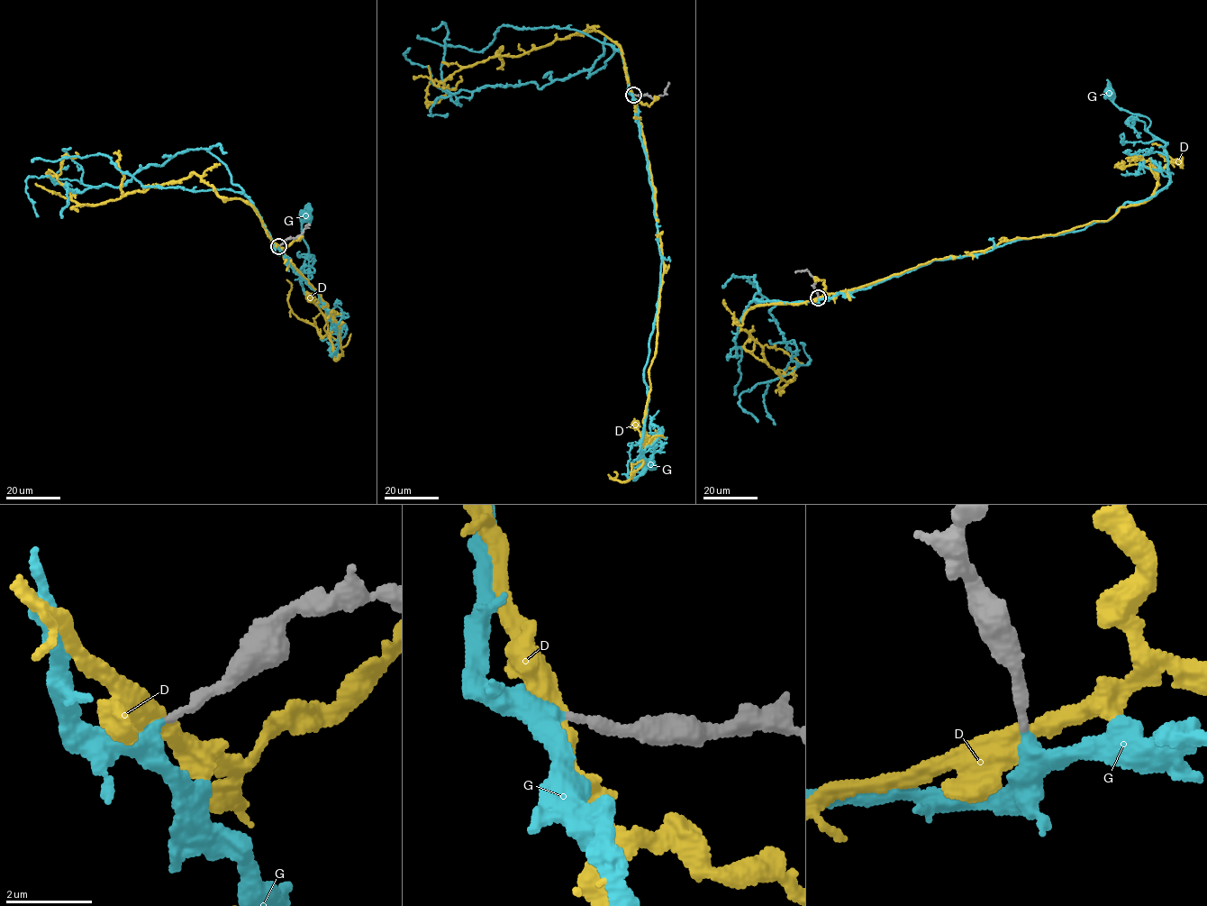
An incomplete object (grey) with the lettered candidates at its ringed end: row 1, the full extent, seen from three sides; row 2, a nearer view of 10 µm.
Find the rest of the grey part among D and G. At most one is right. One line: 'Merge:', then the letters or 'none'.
Merge: G

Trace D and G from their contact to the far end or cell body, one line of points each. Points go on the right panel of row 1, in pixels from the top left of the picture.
D: (818, 297), (934, 260), (1108, 220), (1149, 197), (1157, 172), (1169, 163), (1181, 164), (1183, 159), (1152, 144)
G: (818, 297), (868, 288), (933, 260), (1084, 229), (1155, 196), (1169, 181), (1168, 142), (1110, 95)

